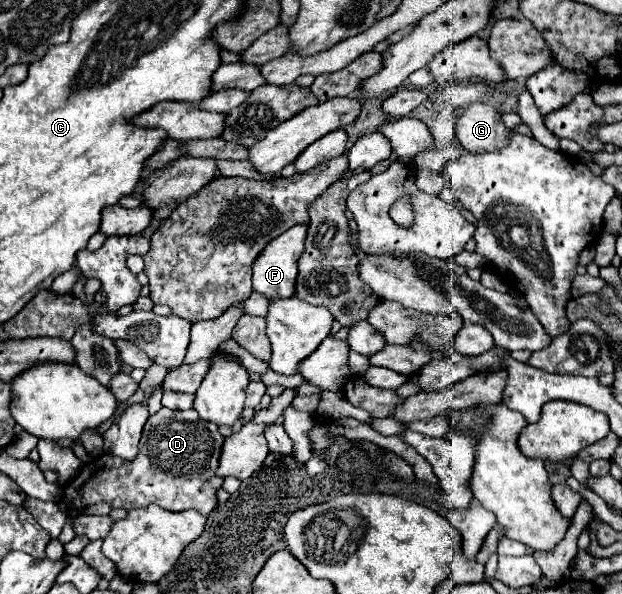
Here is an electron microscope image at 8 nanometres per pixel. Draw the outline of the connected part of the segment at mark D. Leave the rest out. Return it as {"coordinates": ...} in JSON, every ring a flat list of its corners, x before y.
{"coordinates":[[160,408,144,426,138,458,128,462,110,454,100,456,66,484,64,504,108,502,126,510,132,510,134,504,158,504,174,512,194,508,208,516,218,504,216,492,224,482,224,478,216,476,222,444,224,436,218,432,218,426,204,422,198,412]]}

